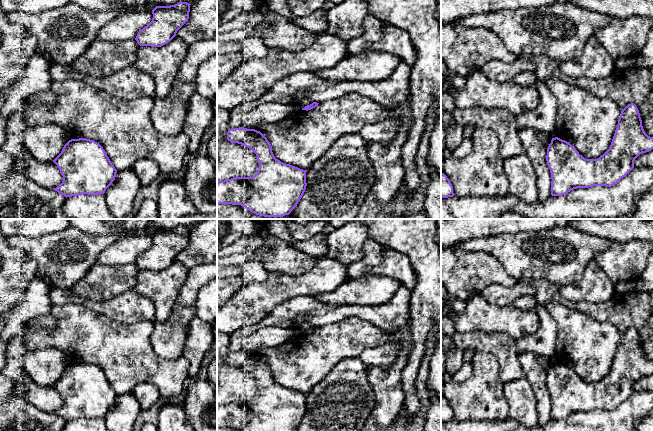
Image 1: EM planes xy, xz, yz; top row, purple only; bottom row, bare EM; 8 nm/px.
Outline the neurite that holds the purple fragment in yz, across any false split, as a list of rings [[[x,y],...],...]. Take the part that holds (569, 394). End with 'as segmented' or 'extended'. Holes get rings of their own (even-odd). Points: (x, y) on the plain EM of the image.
[[[634,327],[628,328],[622,333],[617,352],[615,354],[609,373],[597,383],[586,383],[569,366],[558,361],[552,362],[547,372],[546,385],[551,397],[551,419],[562,420],[577,412],[588,412],[592,410],[611,411],[617,408],[633,392],[635,383],[642,377],[653,373],[653,361],[648,360],[642,350],[639,334]]] | as segmented

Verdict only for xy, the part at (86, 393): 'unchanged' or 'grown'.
unchanged

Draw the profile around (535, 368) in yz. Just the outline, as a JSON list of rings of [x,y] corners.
[[[530,352],[518,354],[519,364],[524,377],[532,387],[537,400],[539,425],[543,426],[551,420],[551,397],[547,389],[547,372],[552,360]]]

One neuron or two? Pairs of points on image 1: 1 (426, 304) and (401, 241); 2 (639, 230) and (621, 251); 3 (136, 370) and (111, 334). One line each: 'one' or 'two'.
1: one
2: two
3: one

